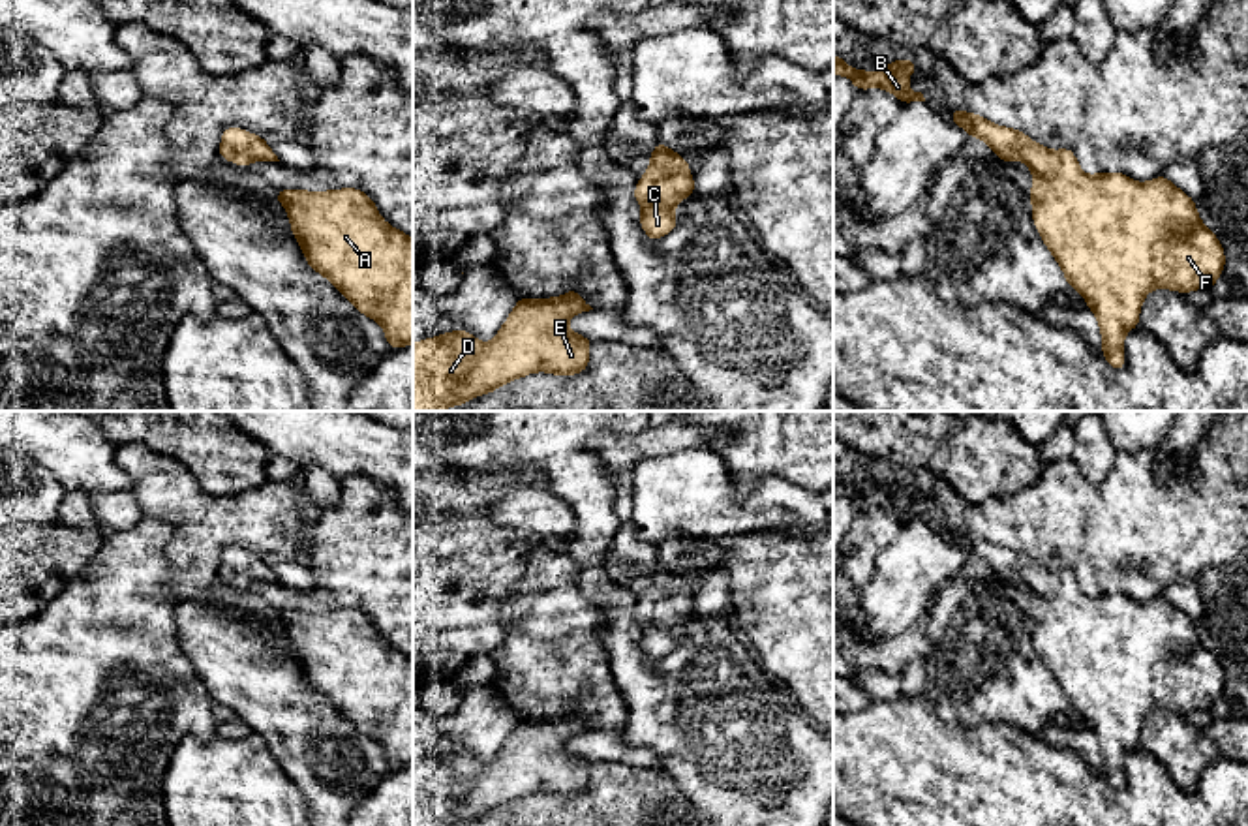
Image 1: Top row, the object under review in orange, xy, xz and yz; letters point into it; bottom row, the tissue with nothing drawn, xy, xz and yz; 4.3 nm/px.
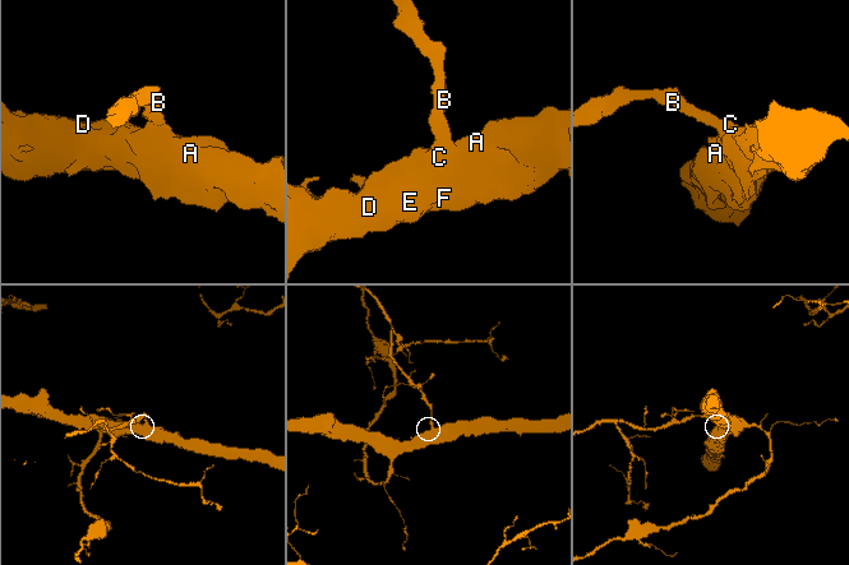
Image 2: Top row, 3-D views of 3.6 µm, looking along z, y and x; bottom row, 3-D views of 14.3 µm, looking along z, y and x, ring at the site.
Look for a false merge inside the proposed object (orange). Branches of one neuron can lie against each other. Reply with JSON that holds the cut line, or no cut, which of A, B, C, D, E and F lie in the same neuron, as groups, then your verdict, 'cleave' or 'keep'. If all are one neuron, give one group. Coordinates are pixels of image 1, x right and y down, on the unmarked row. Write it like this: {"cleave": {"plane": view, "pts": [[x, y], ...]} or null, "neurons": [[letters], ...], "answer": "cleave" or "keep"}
{"cleave": null, "neurons": [["A", "B", "C", "D", "E", "F"]], "answer": "keep"}

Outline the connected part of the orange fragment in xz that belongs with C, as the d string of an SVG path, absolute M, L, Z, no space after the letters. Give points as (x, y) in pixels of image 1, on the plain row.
M661 561L649 576L649 589L640 597L632 616L640 623L640 646L649 661L677 648L674 629L696 614L689 582Z

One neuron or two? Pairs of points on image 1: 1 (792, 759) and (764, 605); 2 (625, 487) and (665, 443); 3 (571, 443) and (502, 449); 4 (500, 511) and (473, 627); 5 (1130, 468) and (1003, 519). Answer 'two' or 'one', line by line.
1: two
2: one
3: one
4: two
5: one

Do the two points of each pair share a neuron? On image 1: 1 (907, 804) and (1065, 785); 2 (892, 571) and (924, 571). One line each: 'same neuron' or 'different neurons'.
1: same neuron
2: same neuron

